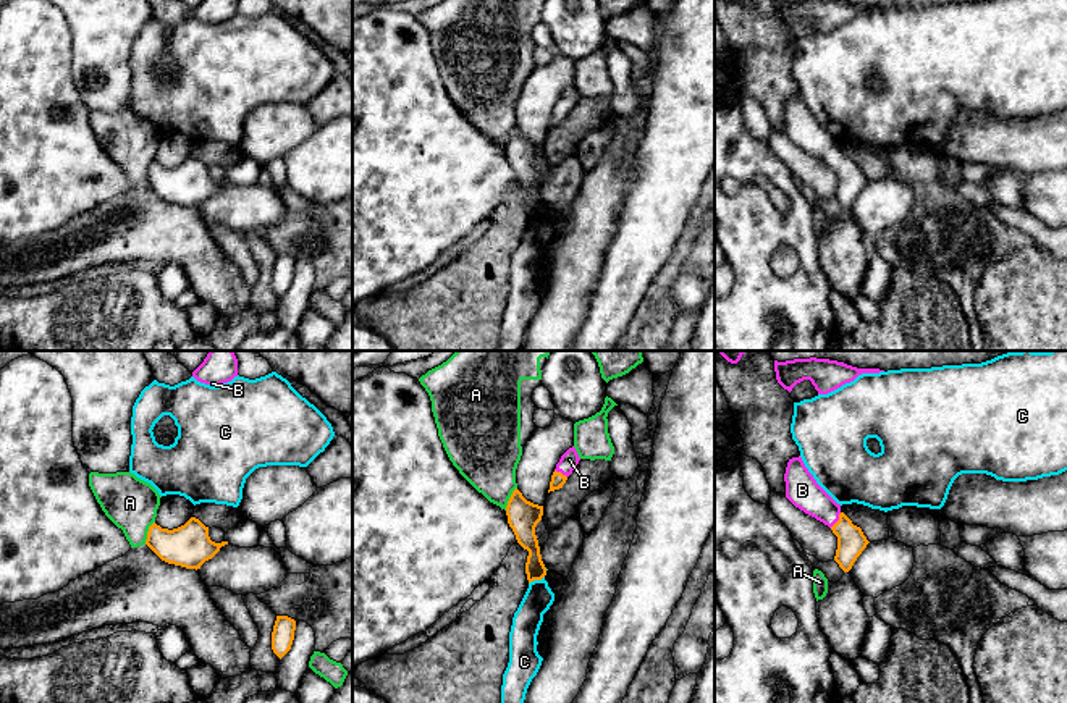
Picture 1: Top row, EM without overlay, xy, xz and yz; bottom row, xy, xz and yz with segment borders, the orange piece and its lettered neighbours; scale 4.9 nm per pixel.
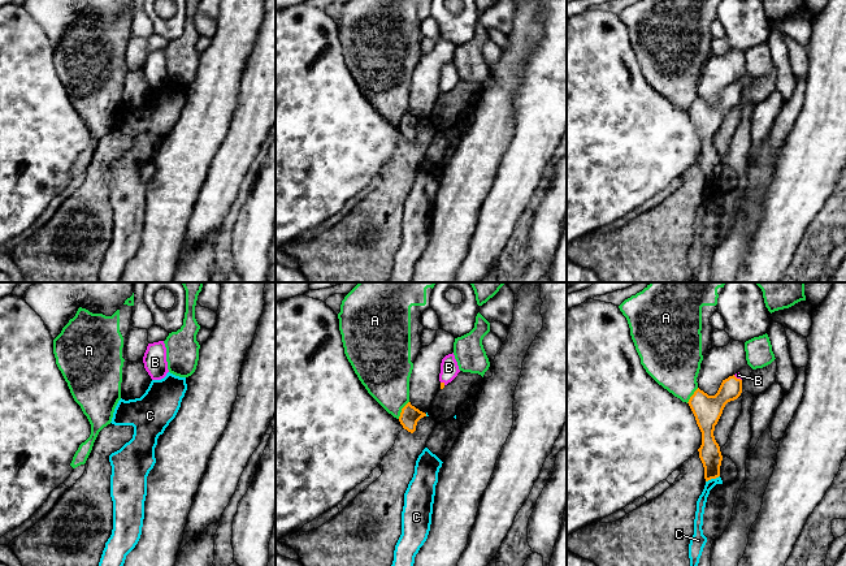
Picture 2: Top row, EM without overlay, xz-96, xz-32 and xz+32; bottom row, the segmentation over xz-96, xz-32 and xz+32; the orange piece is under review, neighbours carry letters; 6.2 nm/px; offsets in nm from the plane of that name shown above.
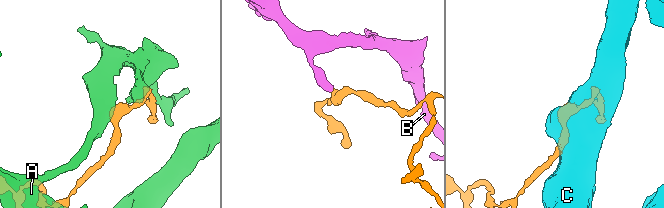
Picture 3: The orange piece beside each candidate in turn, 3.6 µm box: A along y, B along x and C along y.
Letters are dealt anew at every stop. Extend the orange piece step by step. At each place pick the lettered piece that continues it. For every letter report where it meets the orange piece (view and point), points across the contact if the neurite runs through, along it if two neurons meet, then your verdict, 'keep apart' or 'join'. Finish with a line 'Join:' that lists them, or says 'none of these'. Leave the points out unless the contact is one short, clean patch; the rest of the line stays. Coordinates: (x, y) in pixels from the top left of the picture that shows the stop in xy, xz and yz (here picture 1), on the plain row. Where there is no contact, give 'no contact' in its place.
A: meets orange in xy at (147, 170); keep apart
B: meets orange in yz at (838, 159); runs through yz (851, 180), (838, 159), (802, 128); join
C: meets orange in xz at (535, 217); keep apart
Join: B

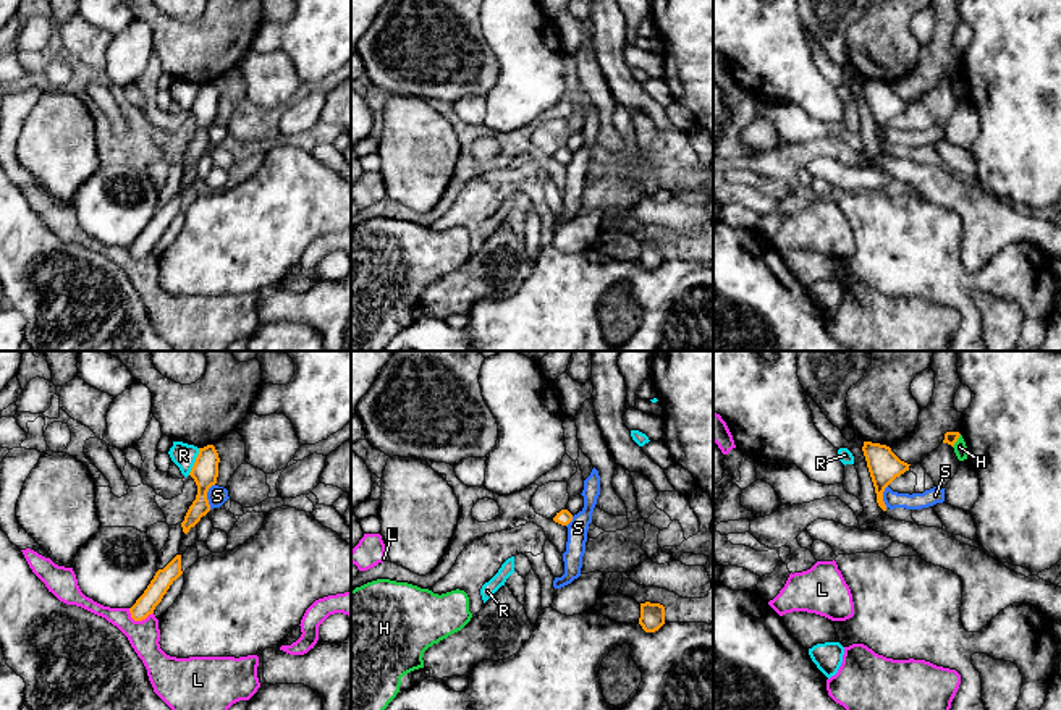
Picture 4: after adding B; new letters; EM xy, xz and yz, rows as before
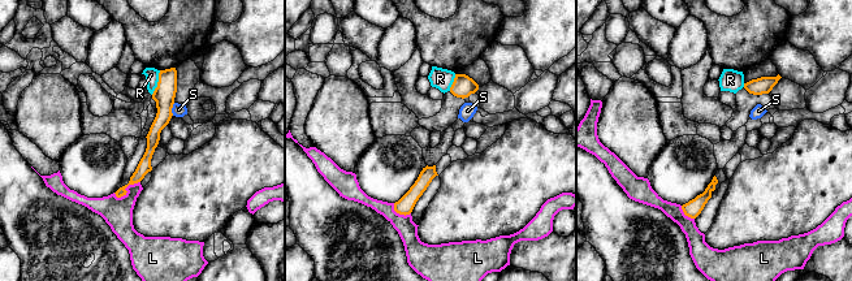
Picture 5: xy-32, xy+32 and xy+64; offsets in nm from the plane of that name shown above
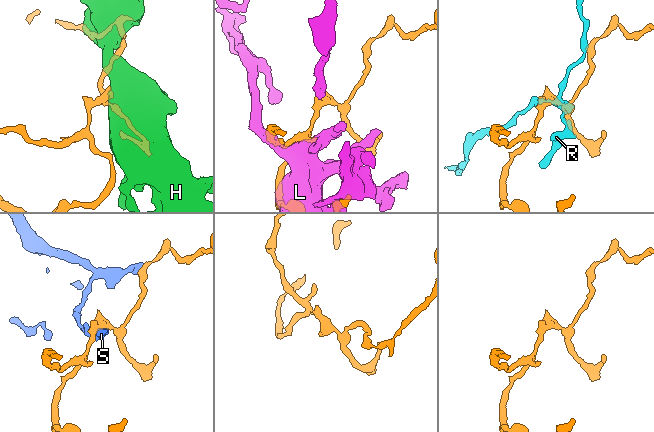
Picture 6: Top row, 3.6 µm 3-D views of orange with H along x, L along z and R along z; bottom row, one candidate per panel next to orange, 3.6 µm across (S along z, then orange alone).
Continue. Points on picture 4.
H: meets orange in yz at (956, 78); border along yz (959, 71), (953, 84); keep apart
L: meets orange in xy at (138, 257); keep apart
R: meets orange in xy at (196, 99); border along xy (199, 86), (188, 112); keep apart
S: meets orange in xy at (206, 135); border along xy (214, 122), (207, 130), (209, 146); keep apart
Join: none of these

